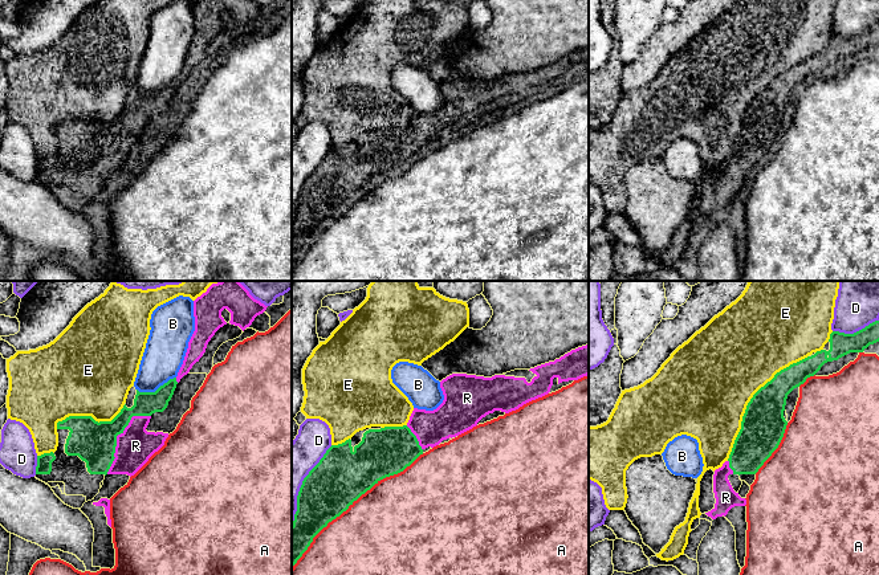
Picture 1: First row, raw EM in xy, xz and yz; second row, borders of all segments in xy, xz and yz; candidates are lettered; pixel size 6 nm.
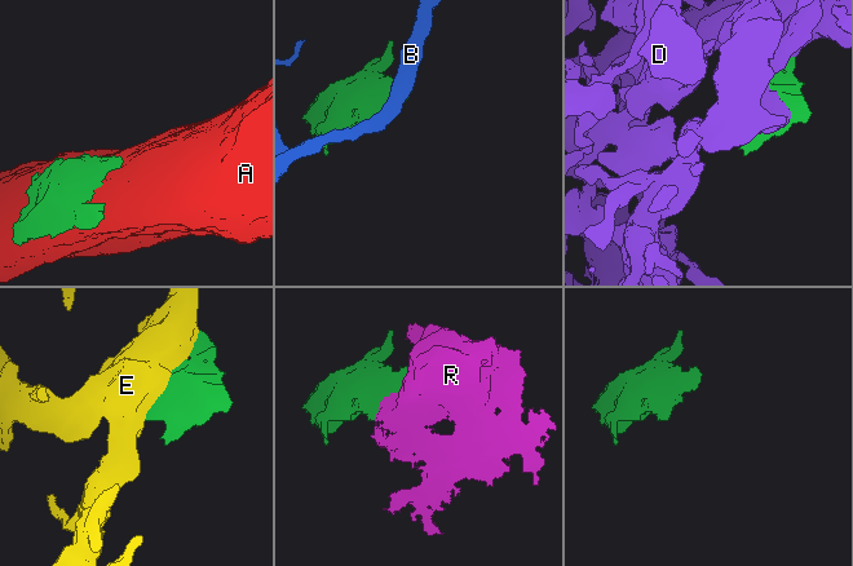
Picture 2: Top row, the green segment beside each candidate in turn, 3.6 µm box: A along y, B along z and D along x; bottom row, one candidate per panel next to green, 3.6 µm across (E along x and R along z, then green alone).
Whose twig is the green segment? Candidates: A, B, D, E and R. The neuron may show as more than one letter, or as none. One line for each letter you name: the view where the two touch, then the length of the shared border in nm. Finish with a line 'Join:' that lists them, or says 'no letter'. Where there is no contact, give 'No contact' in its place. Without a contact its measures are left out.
R: Touches green in xy. Shared border 440 nm
Join: R

